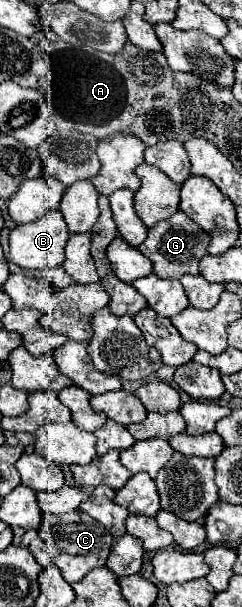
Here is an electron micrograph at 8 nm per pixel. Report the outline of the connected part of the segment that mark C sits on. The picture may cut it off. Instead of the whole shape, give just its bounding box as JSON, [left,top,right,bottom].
[39,510,113,584]

